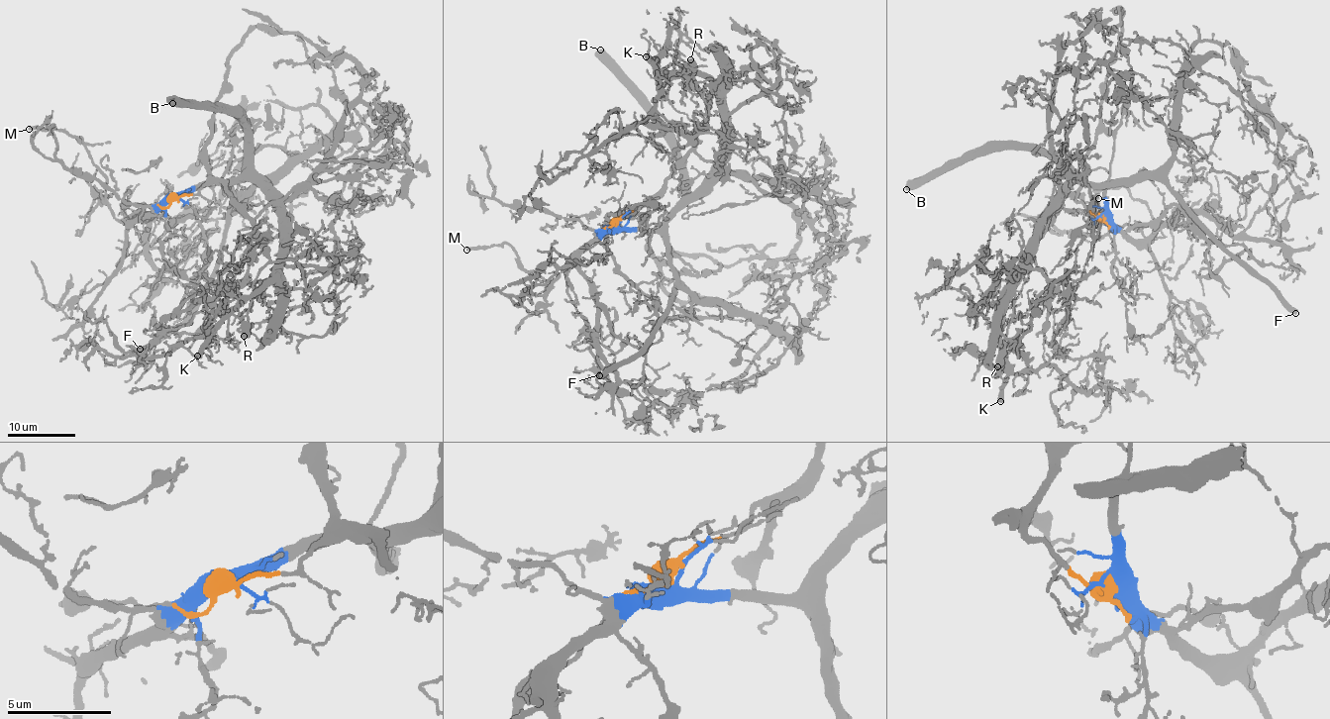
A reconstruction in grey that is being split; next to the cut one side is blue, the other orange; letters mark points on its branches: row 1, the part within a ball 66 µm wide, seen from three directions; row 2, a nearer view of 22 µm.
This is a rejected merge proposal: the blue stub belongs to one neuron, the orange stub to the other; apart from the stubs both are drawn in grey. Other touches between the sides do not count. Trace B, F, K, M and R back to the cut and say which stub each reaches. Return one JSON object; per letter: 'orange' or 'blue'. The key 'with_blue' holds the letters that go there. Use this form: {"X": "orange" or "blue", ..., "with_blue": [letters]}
{"B": "blue", "F": "blue", "K": "blue", "M": "blue", "R": "orange", "with_blue": ["B", "F", "K", "M"]}

